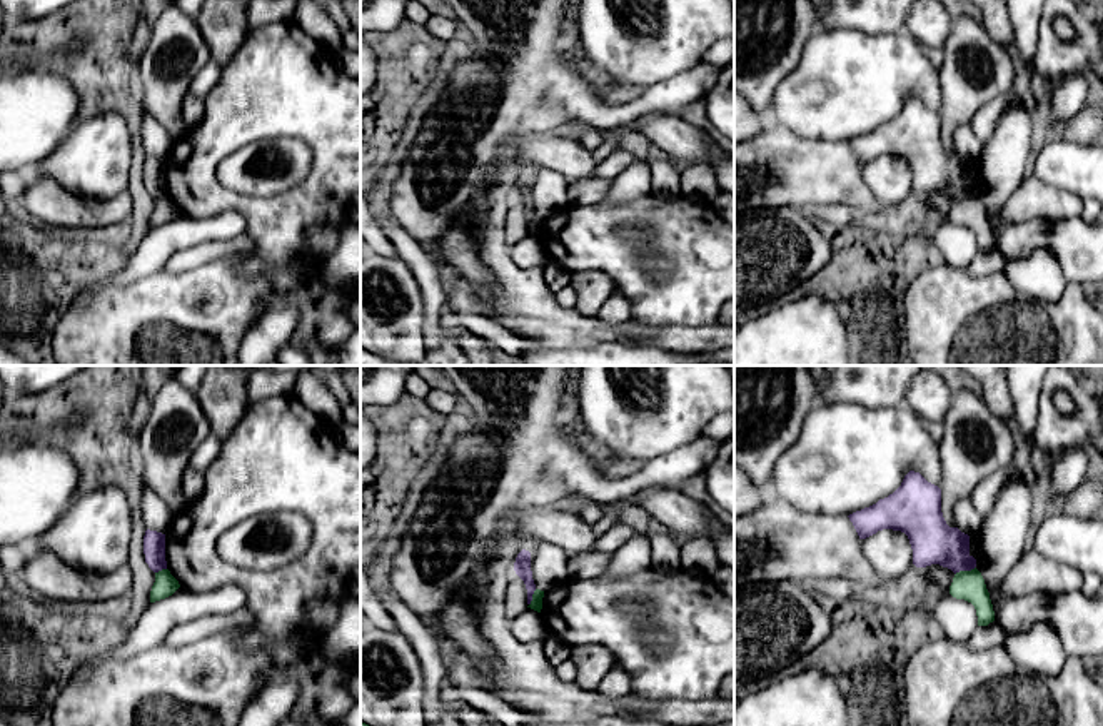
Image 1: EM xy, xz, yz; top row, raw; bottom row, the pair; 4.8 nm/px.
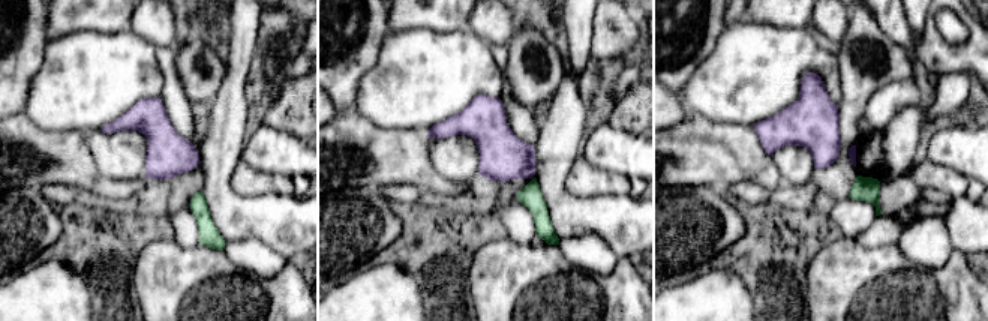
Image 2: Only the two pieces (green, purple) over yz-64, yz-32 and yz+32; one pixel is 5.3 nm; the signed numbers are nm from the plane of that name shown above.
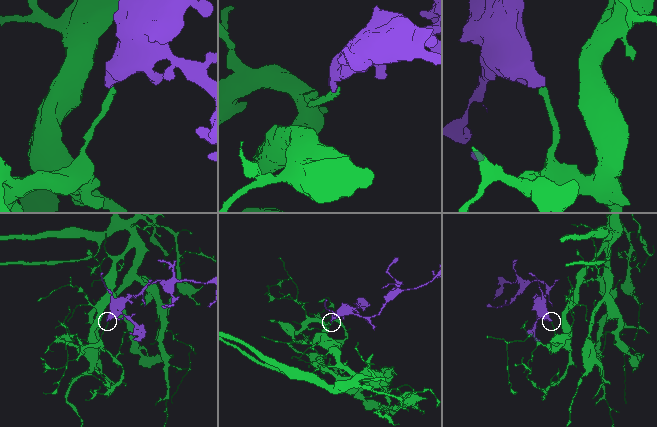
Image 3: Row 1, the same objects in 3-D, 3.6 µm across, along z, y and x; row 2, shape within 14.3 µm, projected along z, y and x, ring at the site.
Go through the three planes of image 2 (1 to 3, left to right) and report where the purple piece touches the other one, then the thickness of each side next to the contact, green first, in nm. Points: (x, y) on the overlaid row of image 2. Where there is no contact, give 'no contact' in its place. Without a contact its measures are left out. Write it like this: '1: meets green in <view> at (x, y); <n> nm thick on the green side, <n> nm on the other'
1: no contact
2: no contact
3: no contact

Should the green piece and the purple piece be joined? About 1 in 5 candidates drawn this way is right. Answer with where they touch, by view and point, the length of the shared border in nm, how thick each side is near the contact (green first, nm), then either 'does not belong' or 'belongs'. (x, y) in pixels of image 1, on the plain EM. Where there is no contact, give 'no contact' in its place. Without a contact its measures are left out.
yz (965, 197) | 110 nm | 140/220 nm | does not belong

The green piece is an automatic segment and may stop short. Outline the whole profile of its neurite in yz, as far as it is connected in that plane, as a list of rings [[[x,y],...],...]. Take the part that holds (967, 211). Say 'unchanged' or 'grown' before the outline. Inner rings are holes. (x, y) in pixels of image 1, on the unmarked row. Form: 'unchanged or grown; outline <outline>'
unchanged; outline [[[976,194],[971,197],[956,199],[949,212],[949,220],[956,225],[964,225],[975,232],[978,252],[988,252],[995,247],[990,219],[981,199]]]

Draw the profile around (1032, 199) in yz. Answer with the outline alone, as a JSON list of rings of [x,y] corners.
[[[1025,177],[1013,190],[1005,209],[990,219],[991,230],[1000,225],[1026,222],[1033,219],[1071,219],[1081,217],[1085,199],[1046,185],[1033,177]]]

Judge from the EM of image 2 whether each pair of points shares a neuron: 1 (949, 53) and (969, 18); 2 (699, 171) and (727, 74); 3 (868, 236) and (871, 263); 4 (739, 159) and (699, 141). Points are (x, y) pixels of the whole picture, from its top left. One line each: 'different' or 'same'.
1: same
2: different
3: different
4: same

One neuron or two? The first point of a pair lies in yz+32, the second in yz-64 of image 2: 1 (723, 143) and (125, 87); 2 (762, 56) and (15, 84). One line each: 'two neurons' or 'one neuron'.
1: two neurons
2: two neurons

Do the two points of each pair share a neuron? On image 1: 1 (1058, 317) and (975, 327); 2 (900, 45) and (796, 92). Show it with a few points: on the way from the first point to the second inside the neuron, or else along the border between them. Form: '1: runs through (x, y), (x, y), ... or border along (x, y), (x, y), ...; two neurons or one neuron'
1: runs through (1038, 327), (995, 327); one neuron
2: runs through (875, 70), (838, 92), (821, 92); one neuron

